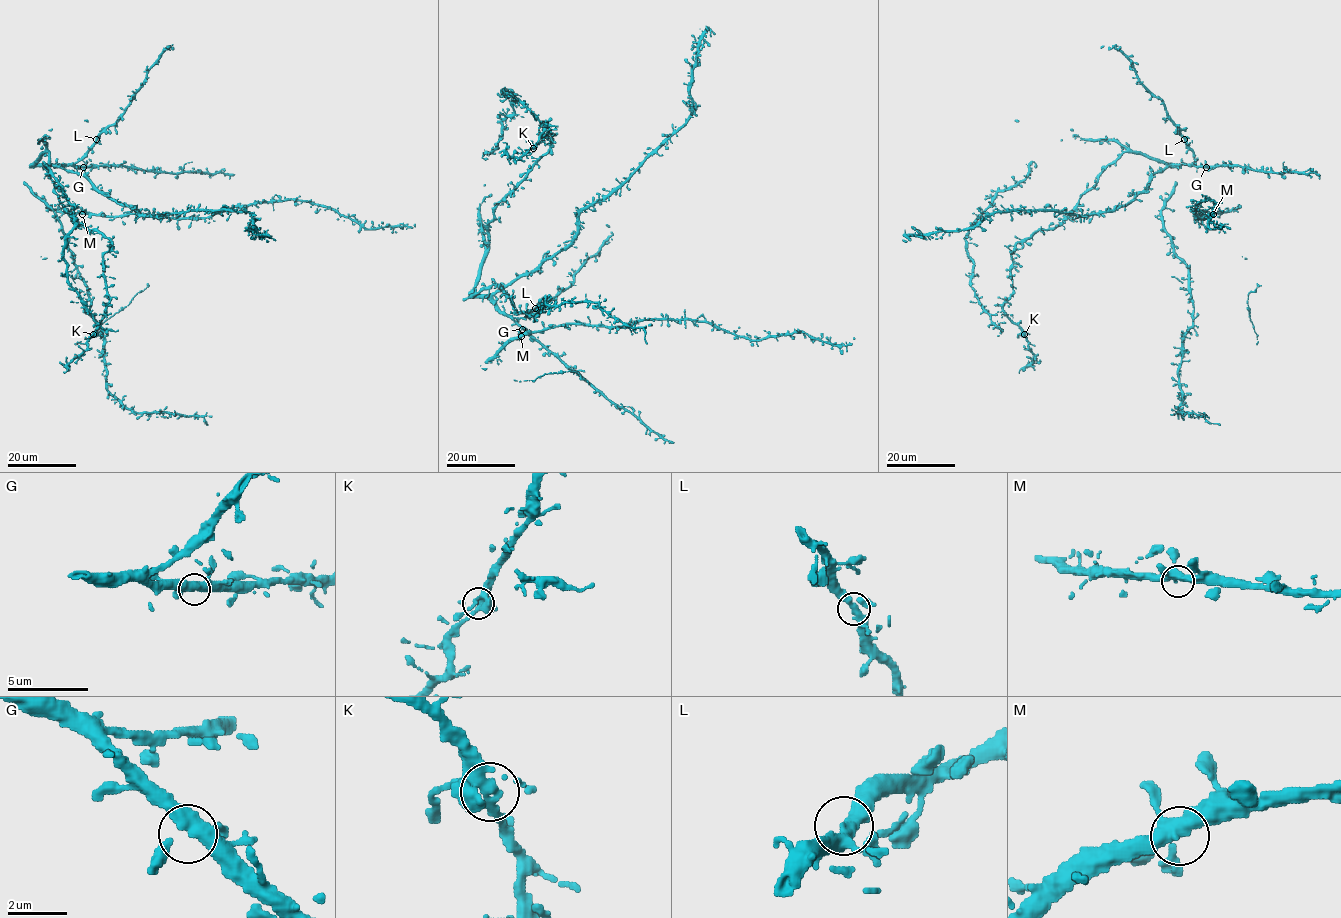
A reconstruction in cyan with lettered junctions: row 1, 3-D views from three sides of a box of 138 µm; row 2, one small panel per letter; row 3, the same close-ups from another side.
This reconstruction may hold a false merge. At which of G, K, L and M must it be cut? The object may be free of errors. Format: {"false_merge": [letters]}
{"false_merge": []}

